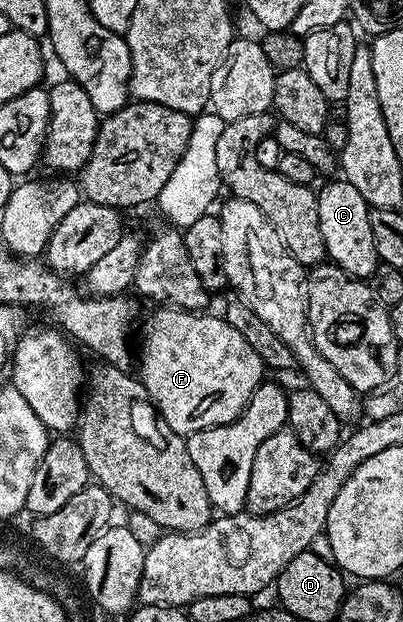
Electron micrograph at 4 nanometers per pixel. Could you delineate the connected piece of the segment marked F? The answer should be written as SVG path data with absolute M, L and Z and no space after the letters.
M175 308L153 310L144 347L138 350L138 379L162 420L183 436L233 422L265 381L262 357L222 316Z

